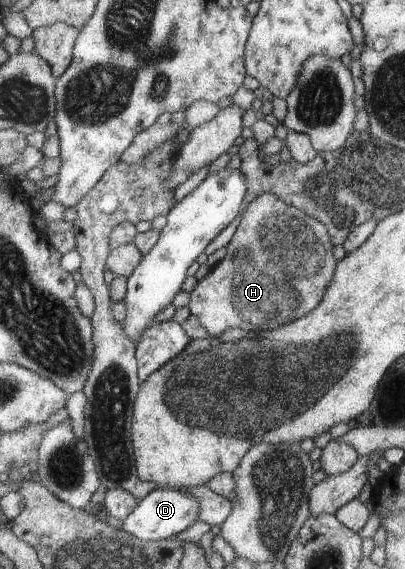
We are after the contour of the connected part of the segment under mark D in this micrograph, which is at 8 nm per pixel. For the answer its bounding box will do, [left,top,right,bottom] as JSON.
[123,487,202,542]

